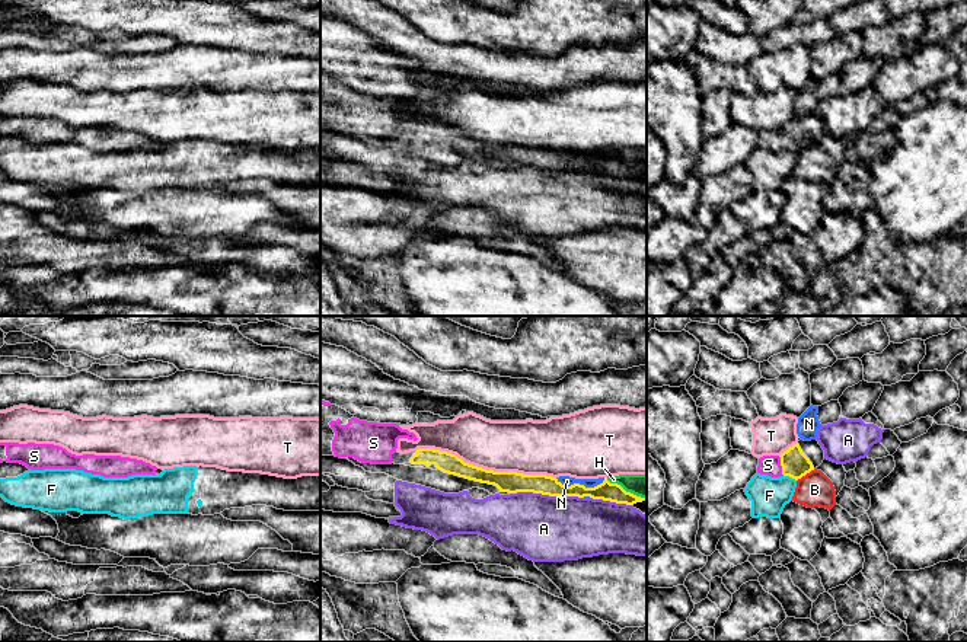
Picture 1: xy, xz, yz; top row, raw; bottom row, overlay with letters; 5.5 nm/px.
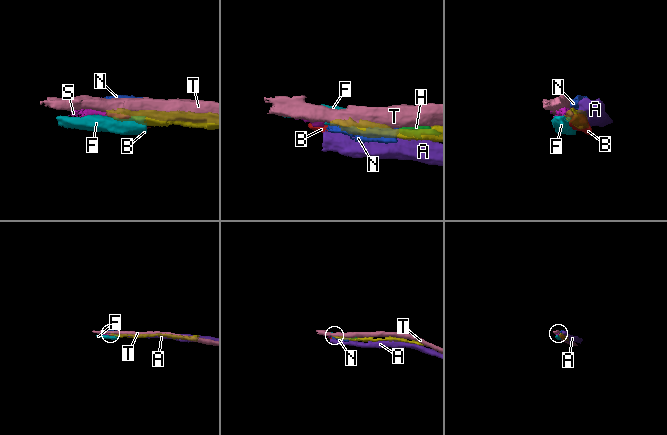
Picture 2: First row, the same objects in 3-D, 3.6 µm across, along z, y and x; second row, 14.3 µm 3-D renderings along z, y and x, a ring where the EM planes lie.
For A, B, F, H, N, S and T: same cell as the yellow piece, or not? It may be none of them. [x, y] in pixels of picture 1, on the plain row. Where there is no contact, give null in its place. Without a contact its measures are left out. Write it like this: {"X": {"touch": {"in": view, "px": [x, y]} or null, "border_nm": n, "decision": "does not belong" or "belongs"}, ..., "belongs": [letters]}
{"A": {"touch": {"in": "xz", "px": [546, 168]}, "border_nm": 400, "decision": "does not belong"}, "B": {"touch": {"in": "yz", "px": [806, 147]}, "border_nm": 120, "decision": "does not belong"}, "F": {"touch": {"in": "yz", "px": [790, 150]}, "border_nm": 80, "decision": "does not belong"}, "H": {"touch": {"in": "xz", "px": [625, 165]}, "border_nm": 260, "decision": "does not belong"}, "N": {"touch": {"in": "xz", "px": [578, 157]}, "border_nm": 280, "decision": "does not belong"}, "S": {"touch": {"in": "yz", "px": [781, 139]}, "border_nm": 120, "decision": "belongs"}, "T": {"touch": {"in": "xz", "px": [485, 143]}, "border_nm": 800, "decision": "does not belong"}, "belongs": ["S"]}

